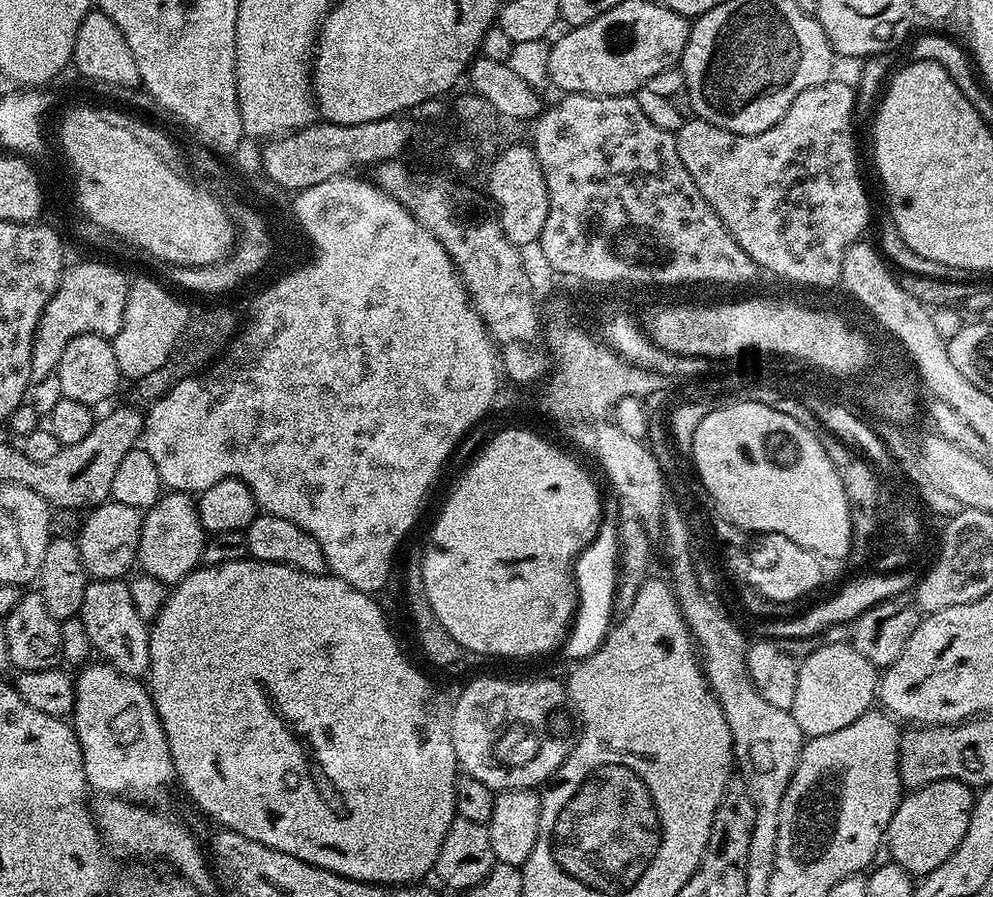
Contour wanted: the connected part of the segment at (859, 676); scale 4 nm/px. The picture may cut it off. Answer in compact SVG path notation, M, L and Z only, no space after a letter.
M851 643L844 644L824 644L821 648L816 648L809 654L805 660L801 659L798 664L798 686L794 686L794 706L790 709L794 722L798 722L798 726L804 731L805 737L811 738L821 736L822 734L834 734L834 730L842 730L842 726L850 726L850 722L854 722L866 714L873 707L874 701L878 696L878 669L876 665L871 664L866 658L862 658L862 654L858 654L858 650L854 650Z

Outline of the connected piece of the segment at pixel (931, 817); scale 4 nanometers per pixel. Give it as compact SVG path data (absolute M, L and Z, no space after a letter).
M939 780L923 788L909 791L896 807L886 833L886 848L892 851L891 859L913 877L929 876L962 842L970 822L974 792L961 780Z

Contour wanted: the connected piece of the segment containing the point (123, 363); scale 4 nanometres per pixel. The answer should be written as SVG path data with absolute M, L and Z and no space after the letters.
M140 280L128 289L128 301L124 311L122 330L112 340L114 358L118 358L121 377L135 382L146 374L158 370L174 350L178 334L187 326L190 312L187 312L166 289L152 280Z

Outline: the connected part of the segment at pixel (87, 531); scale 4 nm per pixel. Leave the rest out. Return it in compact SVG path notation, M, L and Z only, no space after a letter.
M115 502L97 504L80 528L78 543L82 566L92 580L122 580L133 571L140 554L140 535L144 517L141 509Z

